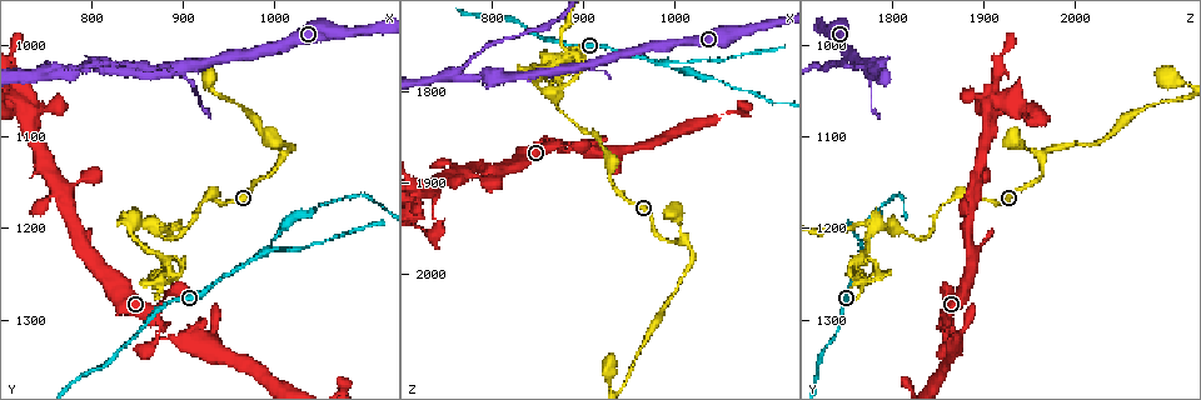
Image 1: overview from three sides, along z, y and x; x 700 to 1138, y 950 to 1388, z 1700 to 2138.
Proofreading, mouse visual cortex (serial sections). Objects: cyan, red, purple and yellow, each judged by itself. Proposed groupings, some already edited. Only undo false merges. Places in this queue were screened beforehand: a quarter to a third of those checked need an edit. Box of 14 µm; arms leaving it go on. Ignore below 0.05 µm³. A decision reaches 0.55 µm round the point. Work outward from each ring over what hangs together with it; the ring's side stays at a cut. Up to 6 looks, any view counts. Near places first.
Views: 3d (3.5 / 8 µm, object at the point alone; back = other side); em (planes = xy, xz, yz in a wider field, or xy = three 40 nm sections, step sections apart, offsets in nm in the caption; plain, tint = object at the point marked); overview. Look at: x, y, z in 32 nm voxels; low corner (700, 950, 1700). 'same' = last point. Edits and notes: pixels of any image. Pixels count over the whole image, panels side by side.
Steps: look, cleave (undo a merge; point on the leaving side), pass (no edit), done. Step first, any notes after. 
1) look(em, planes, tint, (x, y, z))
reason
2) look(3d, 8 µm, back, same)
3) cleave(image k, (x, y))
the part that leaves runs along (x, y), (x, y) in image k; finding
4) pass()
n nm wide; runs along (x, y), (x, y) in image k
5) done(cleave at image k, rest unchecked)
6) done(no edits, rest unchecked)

look(3d, 8 µm, back, (990, 1225, 1770))
three arms meet

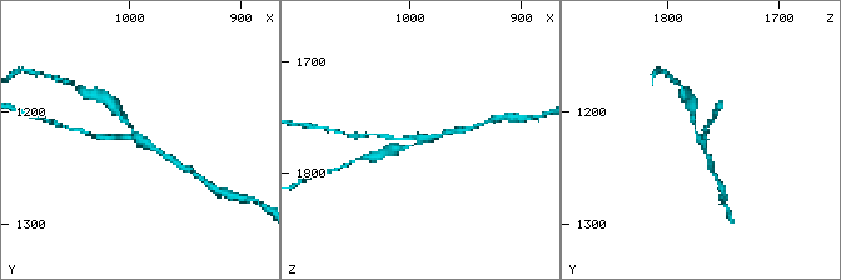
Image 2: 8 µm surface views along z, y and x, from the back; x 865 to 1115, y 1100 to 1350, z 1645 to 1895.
look(em, planes, tint, (988, 1226, 1770))

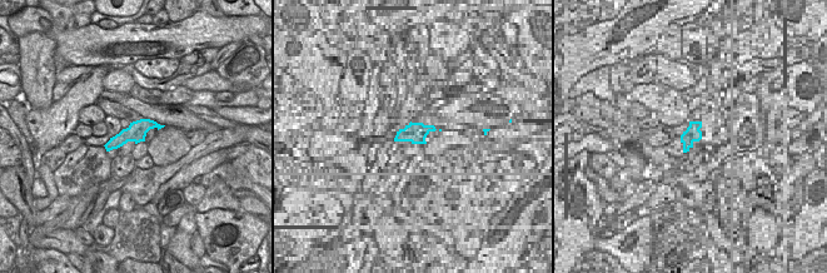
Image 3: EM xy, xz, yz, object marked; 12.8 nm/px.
cleave(image 2, (396, 148))
3 arms; the part that leaves runs along (408, 146), (389, 149), (378, 154) in image 2; two cells meet here

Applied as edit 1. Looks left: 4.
look(overview)
redraw

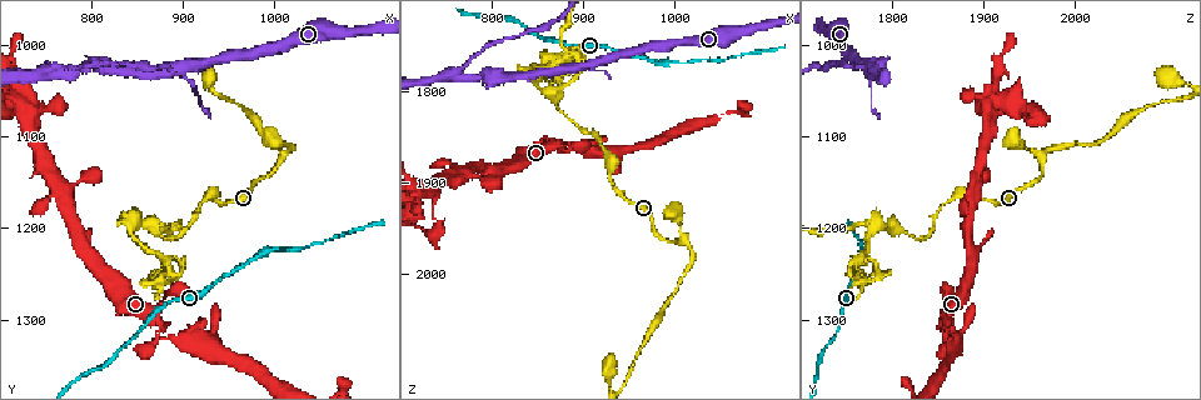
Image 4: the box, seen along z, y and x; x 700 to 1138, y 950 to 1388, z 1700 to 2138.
look(3d, 3.5 µm, back, (875, 1320, 1860))
a fork

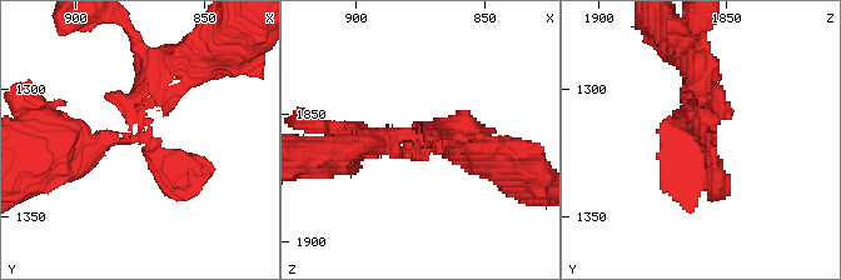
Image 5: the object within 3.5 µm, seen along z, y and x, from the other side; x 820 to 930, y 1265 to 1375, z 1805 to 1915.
look(em, xy, step 2, tint, (873, 1320, 1859))
3 arms; arms of 300, 300, 350 nm; shape alone is not enough

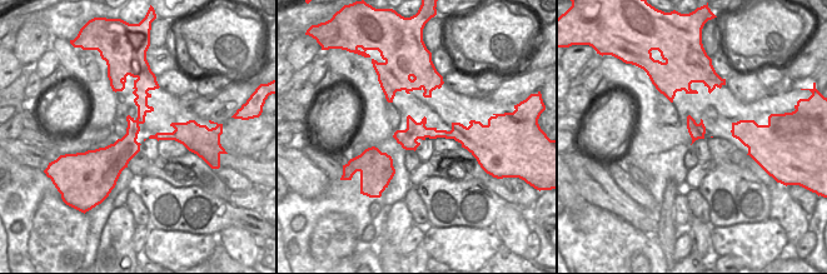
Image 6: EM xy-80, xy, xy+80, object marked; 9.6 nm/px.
pass()
runs along (159, 70), (144, 139), (60, 146) in image 5; one cell here

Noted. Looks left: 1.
done(cleave at image 2, rest unchecked)

